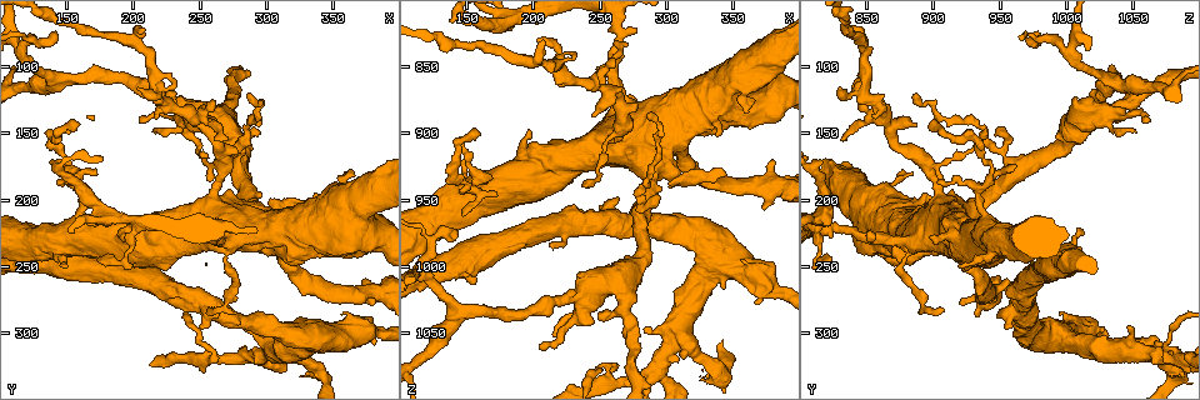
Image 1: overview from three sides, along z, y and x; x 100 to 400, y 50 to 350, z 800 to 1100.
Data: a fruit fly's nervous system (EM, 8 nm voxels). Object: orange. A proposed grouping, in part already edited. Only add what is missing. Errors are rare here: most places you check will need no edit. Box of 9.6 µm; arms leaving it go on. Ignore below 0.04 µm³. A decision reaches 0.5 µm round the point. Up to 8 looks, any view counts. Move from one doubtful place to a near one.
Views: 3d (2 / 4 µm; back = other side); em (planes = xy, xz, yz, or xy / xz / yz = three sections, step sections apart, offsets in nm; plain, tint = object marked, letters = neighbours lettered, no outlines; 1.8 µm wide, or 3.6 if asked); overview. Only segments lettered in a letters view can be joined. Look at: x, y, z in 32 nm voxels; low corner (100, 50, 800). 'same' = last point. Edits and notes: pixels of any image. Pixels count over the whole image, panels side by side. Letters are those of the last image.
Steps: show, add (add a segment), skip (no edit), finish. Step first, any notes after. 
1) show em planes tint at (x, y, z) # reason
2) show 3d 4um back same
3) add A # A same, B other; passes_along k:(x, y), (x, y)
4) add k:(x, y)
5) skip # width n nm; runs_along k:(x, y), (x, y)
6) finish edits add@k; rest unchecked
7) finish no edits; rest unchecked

show 3d 2um at (204, 118, 830) # an open end

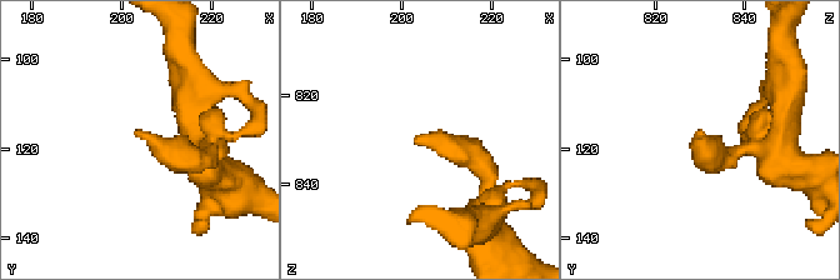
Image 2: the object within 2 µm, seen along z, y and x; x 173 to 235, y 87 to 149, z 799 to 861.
show em planes plain at (204, 117, 829) # shape alone is not enough

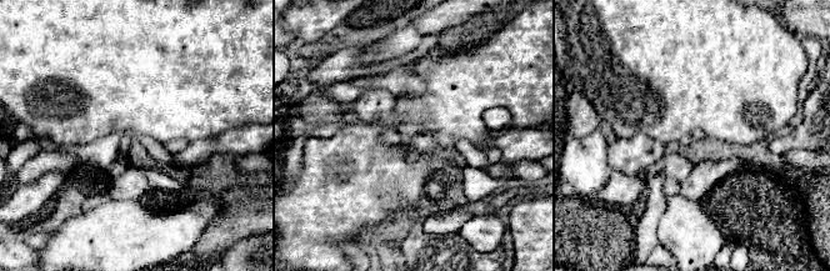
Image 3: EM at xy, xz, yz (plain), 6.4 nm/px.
show em planes letters same # see the neighbours

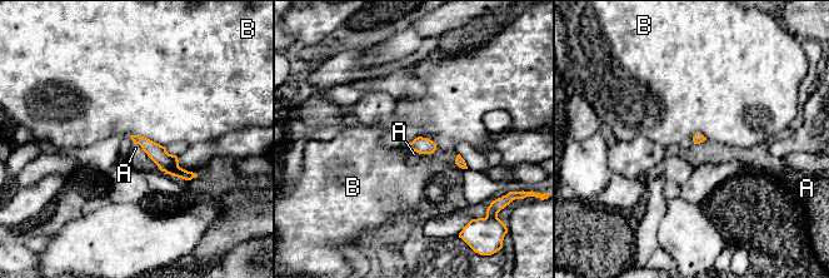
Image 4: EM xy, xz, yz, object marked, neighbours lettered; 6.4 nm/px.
skip # A other, B other; none of them fits

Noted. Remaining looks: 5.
show 3d 4um at (360, 180, 886) # an open end

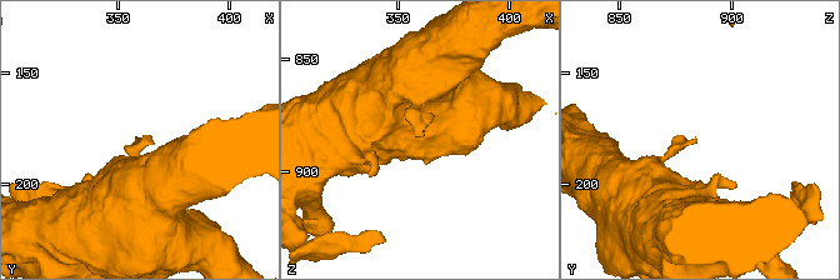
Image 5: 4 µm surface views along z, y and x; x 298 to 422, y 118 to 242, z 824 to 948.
show em planes letters at (359, 181, 884)

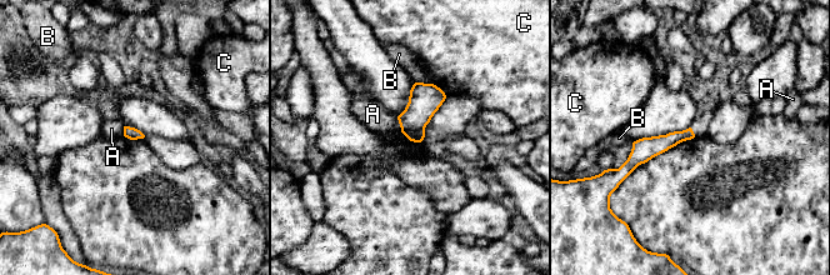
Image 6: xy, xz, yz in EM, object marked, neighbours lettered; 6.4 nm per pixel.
skip # A other, B other, C other; border 6:(396, 118), (401, 131); no lettered segment goes on from it

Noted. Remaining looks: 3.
show em 3.6um planes tint at (274, 230, 882) # closes a loop

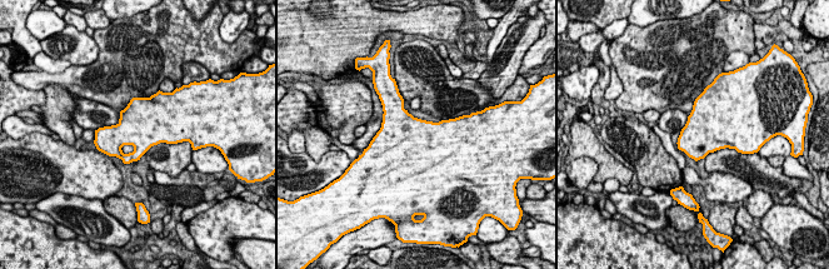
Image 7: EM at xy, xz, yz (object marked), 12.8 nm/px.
show em 3.6um planes letters same # what lies round it

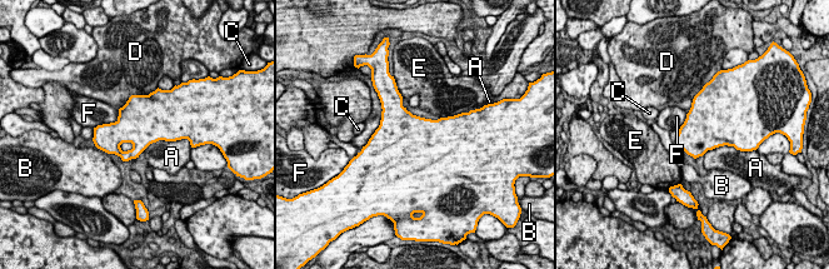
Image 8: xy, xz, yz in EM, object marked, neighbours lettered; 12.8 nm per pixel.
skip # A other, B other, C other, D other, E other, F other; none of them fits

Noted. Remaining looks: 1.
finish no edits; rest unchecked

